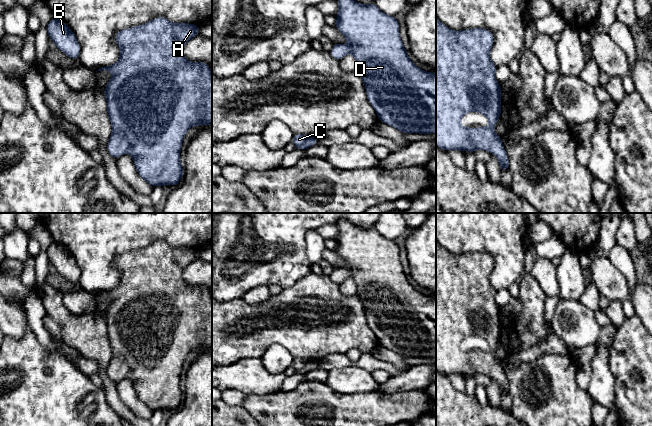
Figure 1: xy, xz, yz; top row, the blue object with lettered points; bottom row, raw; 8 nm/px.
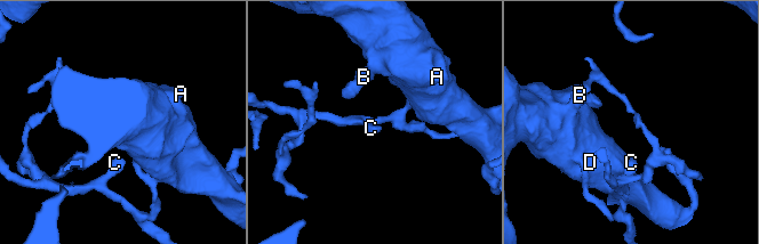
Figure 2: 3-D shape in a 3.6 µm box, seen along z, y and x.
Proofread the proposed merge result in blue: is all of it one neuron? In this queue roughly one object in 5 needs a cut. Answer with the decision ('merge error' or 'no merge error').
no merge error

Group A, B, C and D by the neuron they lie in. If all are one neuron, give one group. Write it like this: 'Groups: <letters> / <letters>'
Groups: A B C D

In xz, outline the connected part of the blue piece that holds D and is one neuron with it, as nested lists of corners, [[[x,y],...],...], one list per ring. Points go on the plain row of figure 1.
[[[340,220],[336,226],[335,251],[351,270],[334,267],[329,277],[338,285],[350,276],[353,278],[378,344],[402,357],[429,359],[436,356],[436,297],[423,295],[410,285],[396,242],[383,237],[375,227],[357,227],[347,220]]]

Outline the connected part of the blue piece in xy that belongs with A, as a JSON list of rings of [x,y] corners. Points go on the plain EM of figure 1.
[[[155,241],[150,246],[143,249],[120,254],[115,259],[116,268],[120,271],[120,283],[113,289],[102,291],[97,295],[106,294],[112,296],[113,300],[109,303],[107,310],[103,314],[107,326],[107,338],[113,352],[113,356],[107,368],[107,375],[114,384],[124,377],[129,377],[140,401],[142,401],[152,411],[179,408],[184,394],[180,385],[180,375],[182,365],[187,354],[192,350],[202,350],[212,348],[212,299],[210,290],[205,286],[190,286],[183,278],[184,269],[193,261],[199,258],[199,249],[189,247],[172,247],[165,241]]]

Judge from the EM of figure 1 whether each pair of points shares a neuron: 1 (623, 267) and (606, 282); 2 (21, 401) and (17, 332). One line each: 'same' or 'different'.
1: different
2: different

